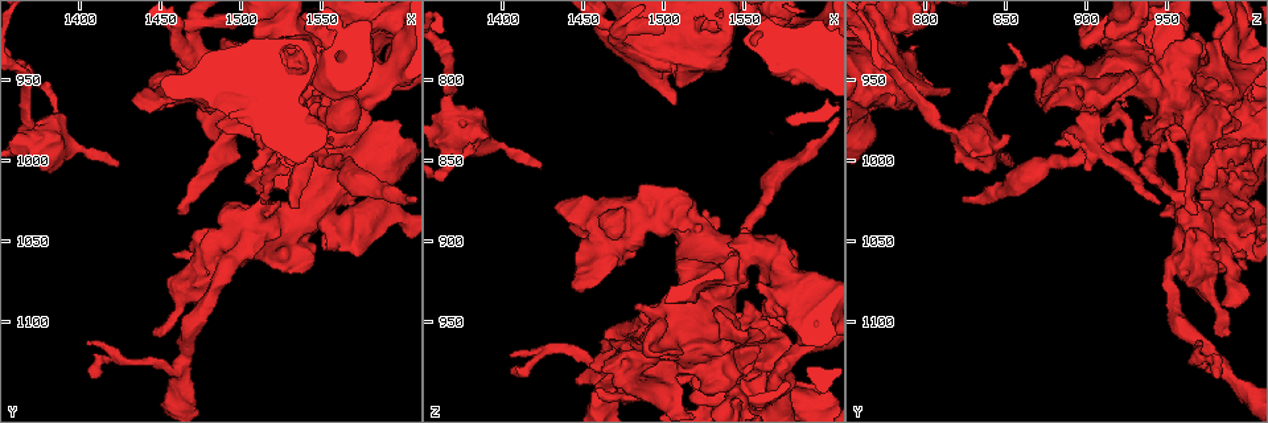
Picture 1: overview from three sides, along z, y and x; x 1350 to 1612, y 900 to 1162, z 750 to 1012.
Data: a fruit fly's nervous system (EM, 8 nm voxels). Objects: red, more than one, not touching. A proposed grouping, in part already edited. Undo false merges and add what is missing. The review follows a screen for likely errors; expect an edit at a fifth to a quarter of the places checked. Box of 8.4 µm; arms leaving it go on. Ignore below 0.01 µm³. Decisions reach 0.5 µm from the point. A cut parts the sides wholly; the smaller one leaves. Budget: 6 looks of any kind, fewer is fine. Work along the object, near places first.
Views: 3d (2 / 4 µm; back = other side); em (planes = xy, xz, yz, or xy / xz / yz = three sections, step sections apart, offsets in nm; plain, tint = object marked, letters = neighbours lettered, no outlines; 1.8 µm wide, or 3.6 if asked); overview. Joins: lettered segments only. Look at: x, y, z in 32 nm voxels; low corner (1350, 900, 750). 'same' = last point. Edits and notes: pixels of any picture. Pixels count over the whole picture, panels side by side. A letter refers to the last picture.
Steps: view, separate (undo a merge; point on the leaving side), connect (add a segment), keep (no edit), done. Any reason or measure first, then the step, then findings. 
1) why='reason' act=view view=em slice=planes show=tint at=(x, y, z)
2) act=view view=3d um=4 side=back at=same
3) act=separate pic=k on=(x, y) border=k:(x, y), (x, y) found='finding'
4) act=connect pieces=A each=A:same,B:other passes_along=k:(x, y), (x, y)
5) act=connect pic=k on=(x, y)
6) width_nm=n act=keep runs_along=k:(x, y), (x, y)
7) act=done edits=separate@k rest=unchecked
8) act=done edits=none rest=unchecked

why='sudden change in width' act=view view=em slice=planes show=letters at=(1382, 976, 834)

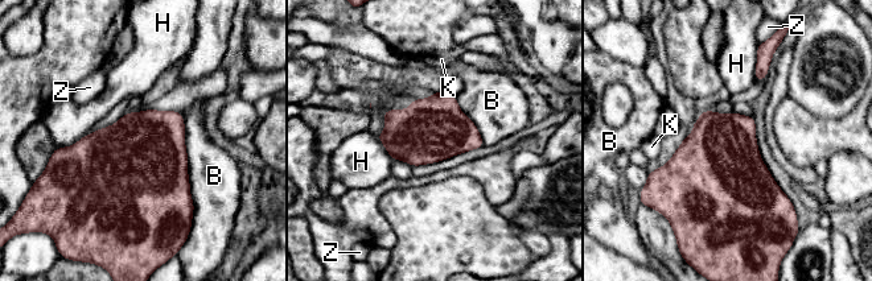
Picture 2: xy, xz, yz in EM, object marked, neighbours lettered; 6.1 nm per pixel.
act=keep each=B:other,H:other,K:other,Z:other border=2:(181, 114), (193, 211) found='all the same neuron'

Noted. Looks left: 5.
why='an open end' act=view view=em um=3.6 slice=planes show=plain at=(1460, 1032, 968)

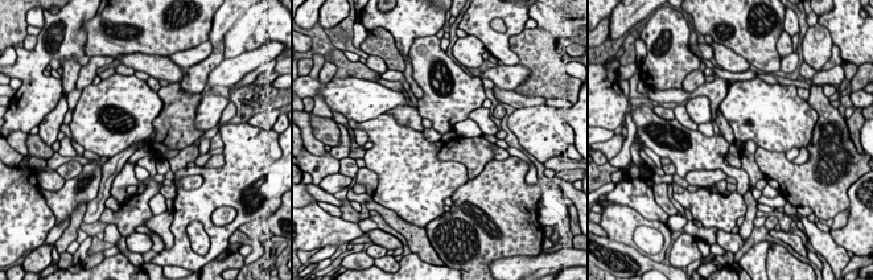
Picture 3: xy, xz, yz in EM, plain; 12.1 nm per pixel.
act=view view=em um=3.6 slice=planes show=letters at=same

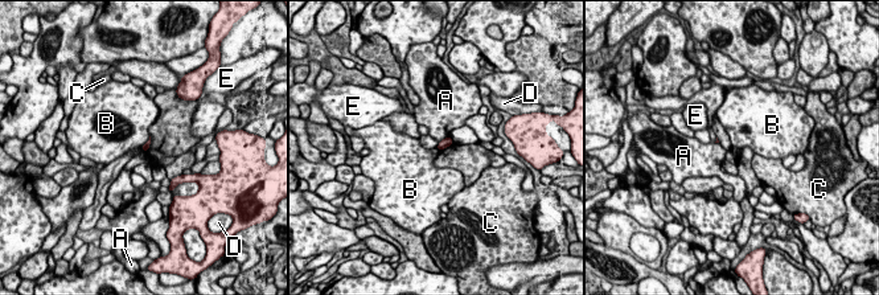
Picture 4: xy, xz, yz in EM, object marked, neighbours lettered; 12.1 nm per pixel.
act=keep each=A:other,B:other,C:other,D:other,E:other border=4:(150, 136), (142, 147) found='none of them fits'

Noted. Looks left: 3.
act=view view=em um=3.6 slice=planes show=tint at=(1532, 1050, 982)

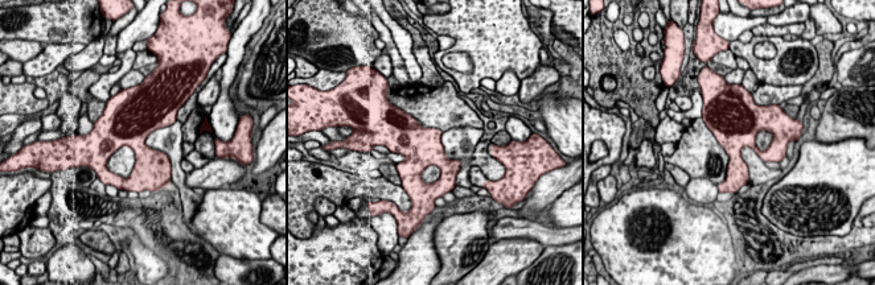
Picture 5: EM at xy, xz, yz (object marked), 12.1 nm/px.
why='see the neighbours' act=view view=em um=3.6 slice=planes show=letters at=same

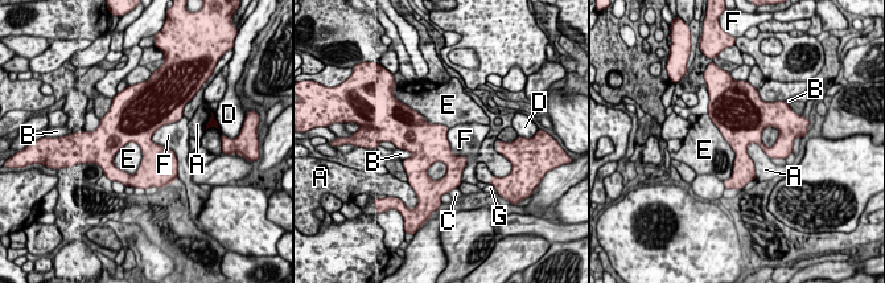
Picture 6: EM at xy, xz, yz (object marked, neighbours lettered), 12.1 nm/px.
act=keep each=A:other,B:other,C:other,D:other,E:other,F:other,G:other border=6:(182, 115), (152, 136), (178, 169) found='continuous, no second neuron'

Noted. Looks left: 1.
act=done edits=none rest=unchecked

